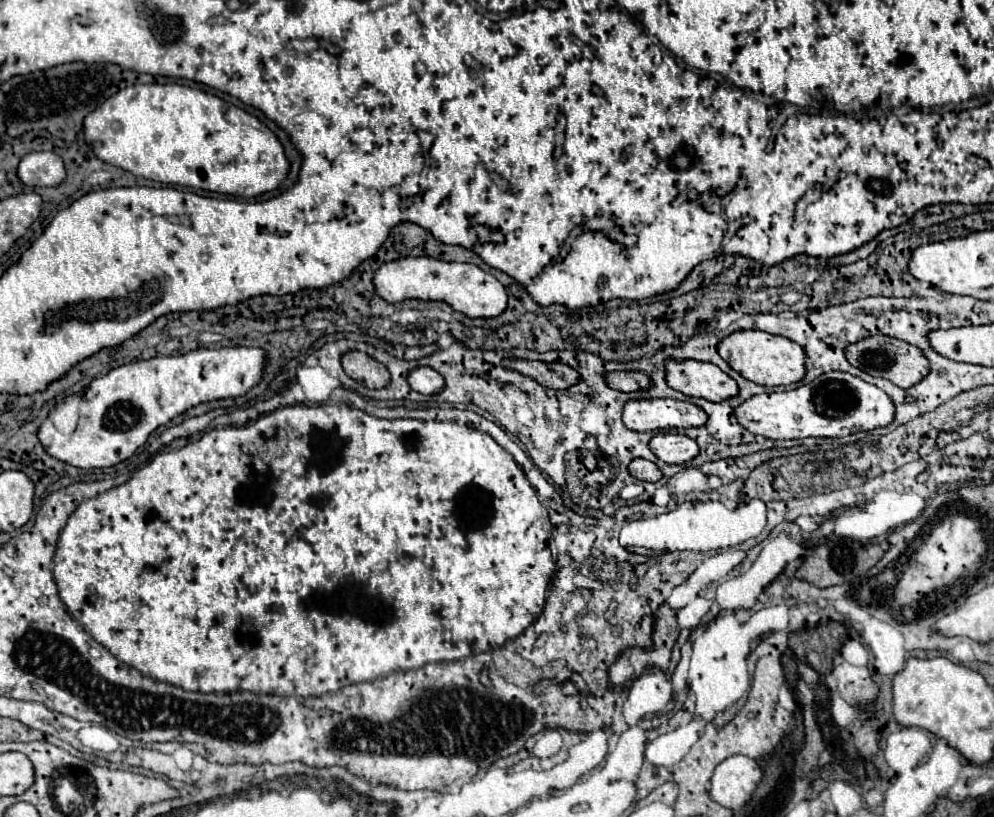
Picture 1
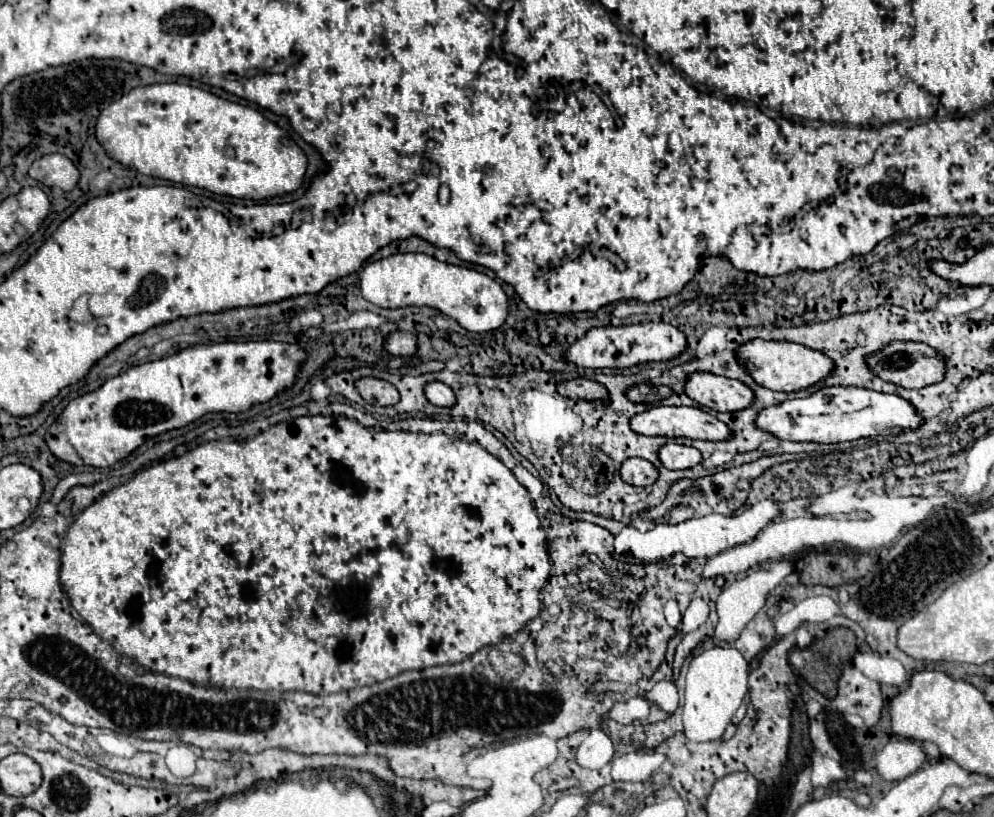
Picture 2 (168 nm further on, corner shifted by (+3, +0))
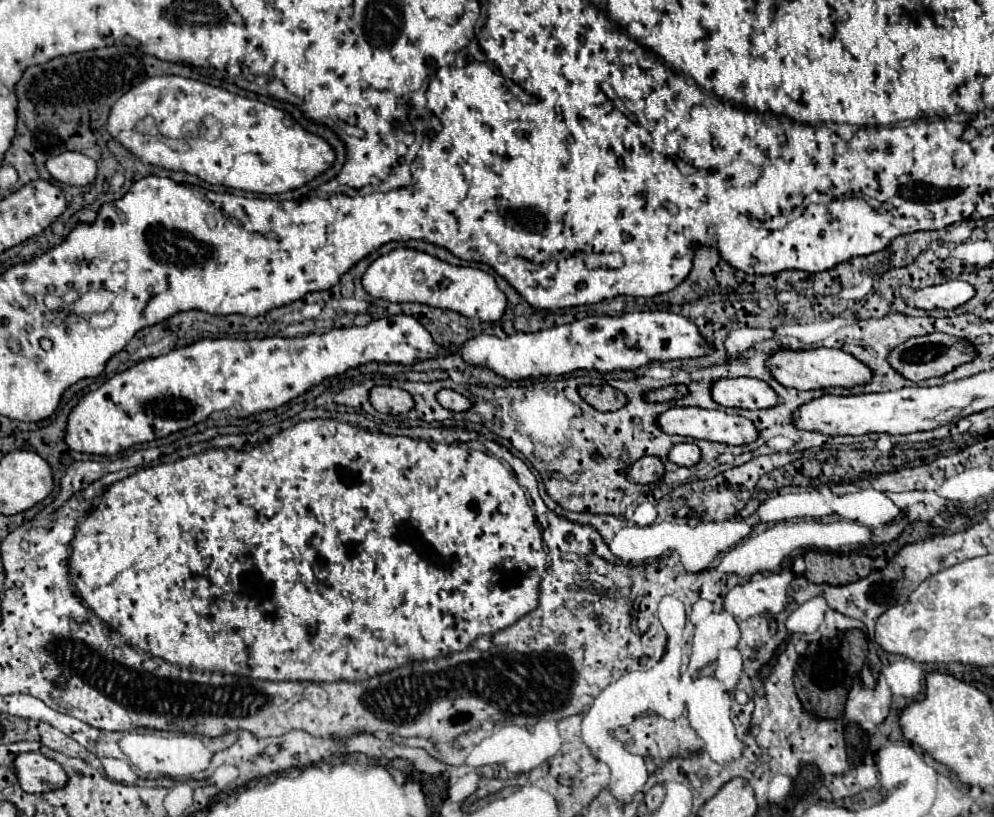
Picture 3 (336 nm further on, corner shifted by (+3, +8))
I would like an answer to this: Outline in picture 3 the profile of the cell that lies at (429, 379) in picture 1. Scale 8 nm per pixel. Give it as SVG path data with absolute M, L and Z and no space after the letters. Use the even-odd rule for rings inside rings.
M442 388L442 390L436 394L436 400L438 400L444 408L448 408L448 410L452 410L452 412L462 412L462 410L468 410L468 408L470 408L470 400L468 400L466 396L462 396L462 394L456 392L456 390L448 390L448 388Z

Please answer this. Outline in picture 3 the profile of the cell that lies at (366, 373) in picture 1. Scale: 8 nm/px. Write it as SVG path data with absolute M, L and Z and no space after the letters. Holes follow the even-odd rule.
M374 386L370 390L370 404L378 412L390 412L390 414L402 414L408 412L414 406L414 400L410 394L402 388L392 386Z

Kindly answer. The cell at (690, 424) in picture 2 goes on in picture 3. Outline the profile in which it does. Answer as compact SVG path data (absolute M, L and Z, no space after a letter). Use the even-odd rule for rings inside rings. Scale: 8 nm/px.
M676 406L668 408L656 418L656 424L666 432L666 434L680 434L696 440L710 440L710 442L724 442L724 444L734 444L742 446L758 438L758 432L754 424L742 416L732 416L720 410L706 410L706 408L694 408L694 406Z

